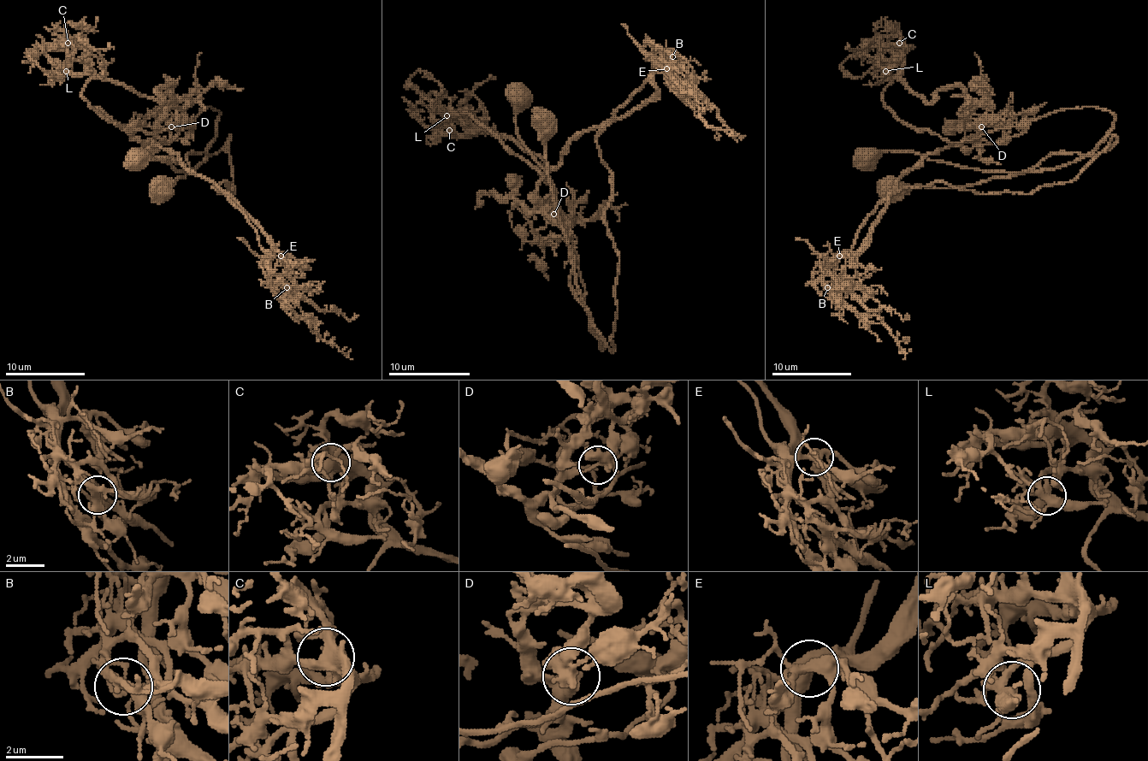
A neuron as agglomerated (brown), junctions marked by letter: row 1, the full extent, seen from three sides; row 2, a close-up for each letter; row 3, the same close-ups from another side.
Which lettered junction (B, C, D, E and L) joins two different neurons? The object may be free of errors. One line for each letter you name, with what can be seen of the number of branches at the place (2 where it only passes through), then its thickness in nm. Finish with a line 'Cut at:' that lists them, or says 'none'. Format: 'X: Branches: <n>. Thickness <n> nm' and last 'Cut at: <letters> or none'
D: Branches: 4. Thickness 380 nm
Cut at: D

